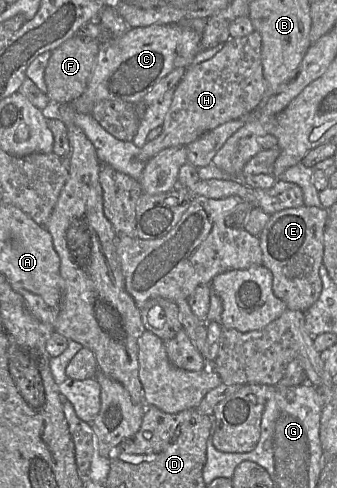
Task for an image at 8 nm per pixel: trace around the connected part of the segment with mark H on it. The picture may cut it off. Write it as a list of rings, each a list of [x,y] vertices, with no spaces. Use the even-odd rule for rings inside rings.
[[[255,30],[244,37],[229,38],[211,59],[186,68],[187,71],[176,86],[161,135],[141,148],[137,158],[148,162],[166,148],[187,146],[228,121],[250,116],[268,90],[261,52],[262,37]]]

